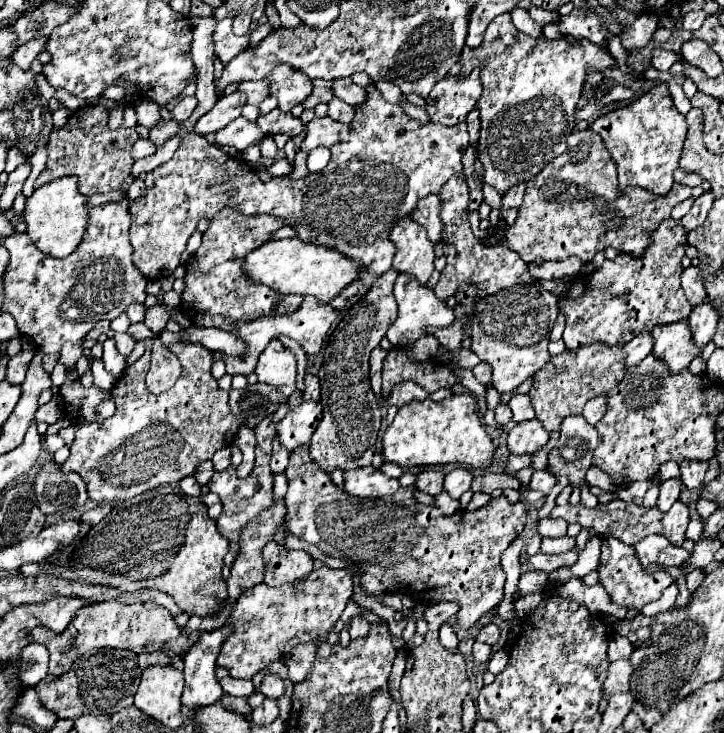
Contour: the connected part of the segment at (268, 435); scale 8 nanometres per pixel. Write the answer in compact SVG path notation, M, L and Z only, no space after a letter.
M280 405L280 409L270 415L268 419L260 421L256 425L256 437L258 437L258 447L256 447L256 461L254 461L254 469L252 473L246 477L246 479L240 479L236 475L236 467L228 467L226 471L214 471L210 483L208 483L208 489L212 493L218 493L220 499L222 499L222 515L218 517L216 525L218 525L218 531L228 539L230 543L230 551L226 553L224 557L224 563L226 565L232 565L236 555L238 555L238 539L240 539L240 529L244 527L244 523L248 523L248 519L252 519L252 515L258 515L264 507L270 507L272 505L272 489L274 489L274 475L268 467L270 463L270 455L272 455L272 439L276 437L276 425L284 419L284 415L288 413L288 405Z

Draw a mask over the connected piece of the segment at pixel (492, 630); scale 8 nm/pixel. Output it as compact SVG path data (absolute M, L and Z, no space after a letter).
M490 623L490 625L486 625L486 627L480 629L480 633L476 635L476 641L488 643L488 645L496 645L498 637L500 637L500 629L494 623Z

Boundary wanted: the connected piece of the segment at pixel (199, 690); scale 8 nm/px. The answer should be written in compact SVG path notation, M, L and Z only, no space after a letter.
M224 627L216 631L204 631L198 643L188 651L188 655L184 655L184 677L186 677L184 695L194 697L194 709L212 705L222 695L222 687L214 671L216 671L216 657L226 637L228 629Z

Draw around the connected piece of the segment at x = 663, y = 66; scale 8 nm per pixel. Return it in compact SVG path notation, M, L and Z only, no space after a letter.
M656 49L654 55L652 55L652 67L658 69L658 71L668 71L676 61L678 61L678 55L672 53L672 51Z

